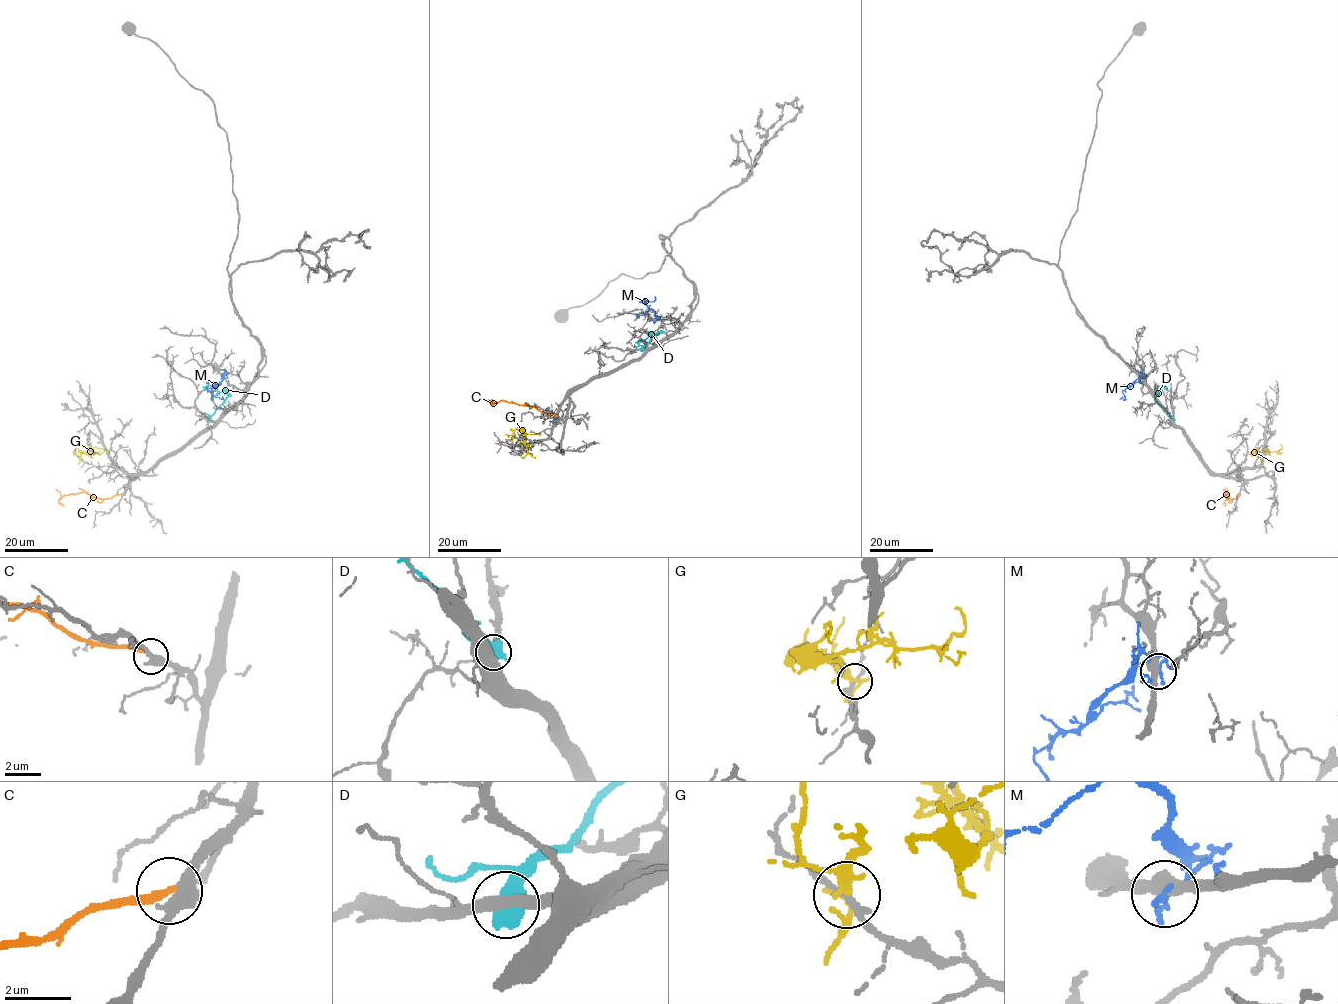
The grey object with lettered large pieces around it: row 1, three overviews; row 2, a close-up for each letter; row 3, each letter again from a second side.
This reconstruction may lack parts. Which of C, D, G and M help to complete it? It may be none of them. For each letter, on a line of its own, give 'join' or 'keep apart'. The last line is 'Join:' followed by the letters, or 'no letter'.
C: join
D: keep apart
G: keep apart
M: keep apart
Join: C

